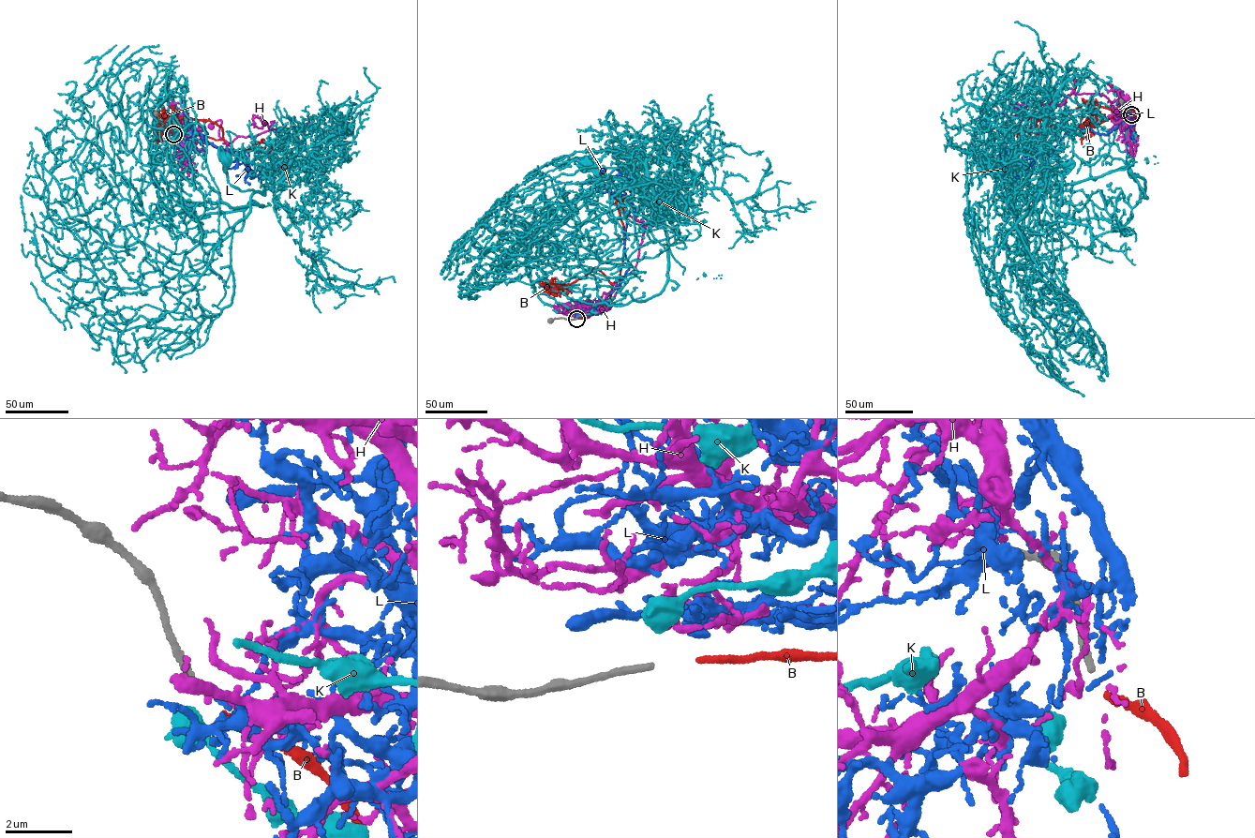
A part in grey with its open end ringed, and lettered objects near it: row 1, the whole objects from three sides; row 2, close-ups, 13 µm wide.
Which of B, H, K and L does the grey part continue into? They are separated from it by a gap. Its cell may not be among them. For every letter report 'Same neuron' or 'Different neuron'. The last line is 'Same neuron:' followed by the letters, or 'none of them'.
B: Same neuron
H: Different neuron
K: Different neuron
L: Different neuron
Same neuron: B

